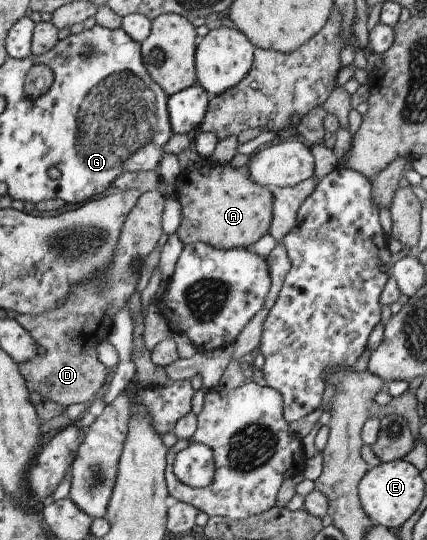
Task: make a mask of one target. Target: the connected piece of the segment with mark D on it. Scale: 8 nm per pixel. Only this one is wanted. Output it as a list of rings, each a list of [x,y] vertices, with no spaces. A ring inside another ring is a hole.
[[[160,189],[141,193],[118,231],[113,264],[109,264],[109,268],[105,268],[105,272],[101,274],[103,280],[89,280],[89,284],[71,288],[69,296],[65,296],[63,304],[59,304],[57,308],[41,312],[41,316],[19,320],[20,325],[45,352],[41,358],[33,358],[25,364],[17,365],[29,393],[35,391],[41,399],[64,407],[68,404],[84,404],[100,391],[99,388],[105,384],[108,369],[97,360],[95,348],[109,334],[111,317],[123,308],[125,300],[131,296],[137,284],[137,262],[143,260],[164,239],[162,212],[163,197]],[[101,282],[105,282],[103,288],[99,286]]]

